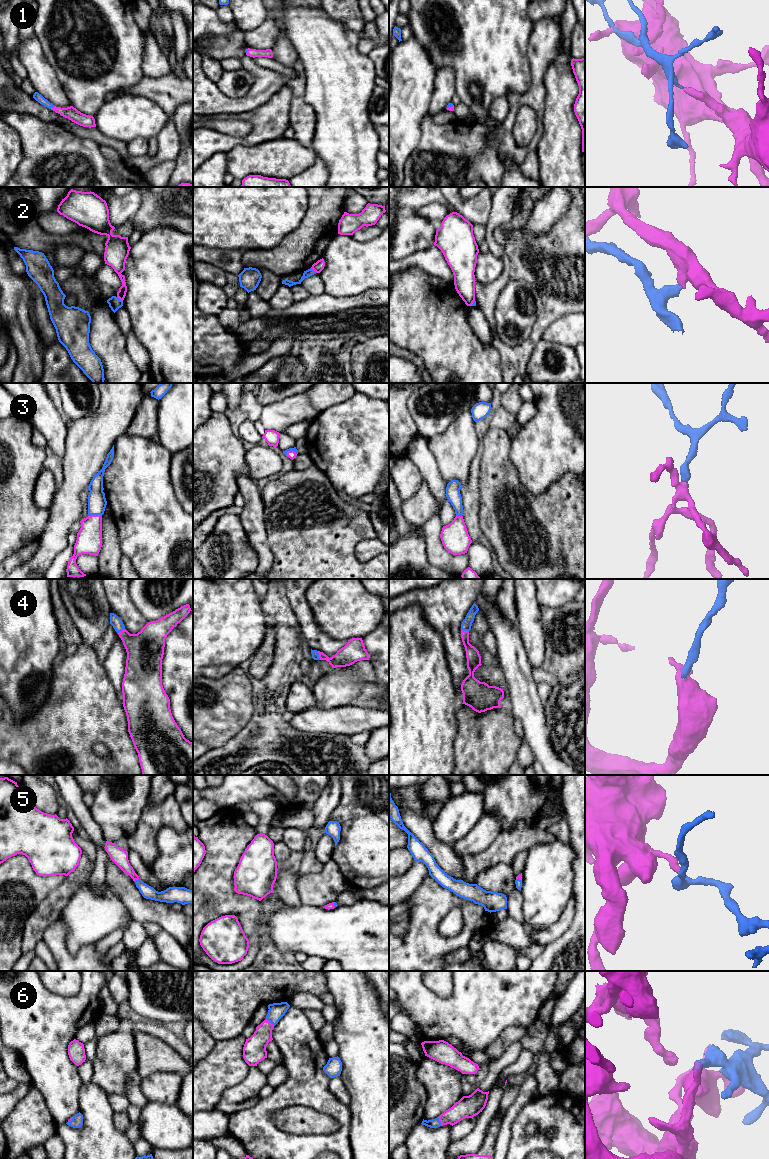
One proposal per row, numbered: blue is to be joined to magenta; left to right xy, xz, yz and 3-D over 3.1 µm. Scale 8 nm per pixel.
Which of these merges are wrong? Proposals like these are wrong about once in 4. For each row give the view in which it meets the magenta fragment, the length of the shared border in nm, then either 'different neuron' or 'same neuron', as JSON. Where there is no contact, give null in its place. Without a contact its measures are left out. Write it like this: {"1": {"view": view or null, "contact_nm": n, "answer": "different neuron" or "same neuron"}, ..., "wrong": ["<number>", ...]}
{"1": {"view": "xy", "contact_nm": 40, "answer": "same neuron"}, "2": {"view": "xy", "contact_nm": 60, "answer": "different neuron"}, "3": {"view": "xy", "contact_nm": 110, "answer": "same neuron"}, "4": {"view": "xz", "contact_nm": 80, "answer": "same neuron"}, "5": {"view": "xy", "contact_nm": 50, "answer": "same neuron"}, "6": {"view": "xz", "contact_nm": 90, "answer": "same neuron"}, "wrong": ["2"]}

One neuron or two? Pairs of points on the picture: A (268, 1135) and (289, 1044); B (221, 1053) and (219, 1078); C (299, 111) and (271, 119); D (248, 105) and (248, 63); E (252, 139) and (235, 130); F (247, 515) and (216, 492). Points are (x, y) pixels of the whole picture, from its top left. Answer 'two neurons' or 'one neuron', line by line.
A: one neuron
B: one neuron
C: two neurons
D: one neuron
E: two neurons
F: two neurons

